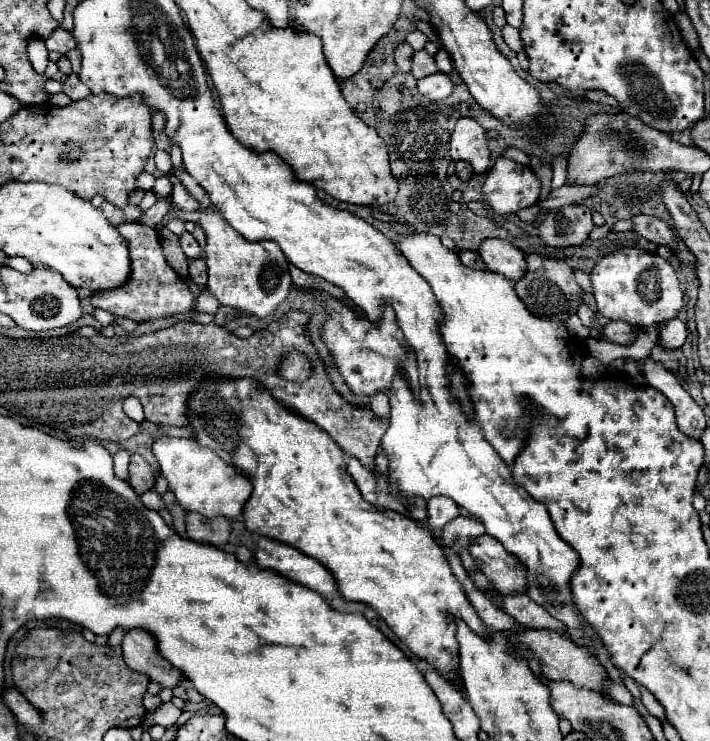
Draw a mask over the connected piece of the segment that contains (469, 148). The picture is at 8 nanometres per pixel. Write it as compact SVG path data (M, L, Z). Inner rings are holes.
M460 117L452 139L450 139L450 157L454 161L468 161L476 173L490 169L490 151L486 147L486 131L472 117Z

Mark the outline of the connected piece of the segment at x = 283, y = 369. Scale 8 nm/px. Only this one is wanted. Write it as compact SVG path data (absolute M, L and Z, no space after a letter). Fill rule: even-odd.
M292 351L292 353L286 353L286 357L282 359L280 367L278 367L278 373L284 377L284 379L294 379L294 381L302 381L310 375L310 361L304 353L298 353L298 351Z

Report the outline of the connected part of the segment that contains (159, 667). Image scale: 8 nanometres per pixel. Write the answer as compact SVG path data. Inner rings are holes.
M128 631L122 639L122 657L126 665L138 673L148 675L162 687L176 687L182 679L182 671L172 667L164 657L156 653L156 643L146 631Z

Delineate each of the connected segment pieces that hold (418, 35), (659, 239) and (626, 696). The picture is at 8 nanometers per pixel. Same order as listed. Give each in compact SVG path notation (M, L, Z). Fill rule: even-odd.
M418 29L410 31L410 33L408 33L408 37L406 37L406 43L408 43L408 45L412 45L412 49L414 49L414 51L424 49L424 43L426 43L426 41L428 41L428 37L426 37L422 31L418 31Z
M644 213L632 215L630 221L632 221L634 231L636 231L638 235L642 235L644 239L654 241L654 243L666 243L666 245L670 245L670 247L678 247L678 249L682 251L682 261L694 265L694 259L692 259L692 255L686 251L682 239L680 239L676 233L670 231L670 227L668 227L666 221L654 217L654 215L644 215Z
M612 681L612 685L606 685L604 691L606 691L616 703L630 703L630 699L632 699L632 693L630 693L624 685L618 685L618 683L614 683L614 681Z

